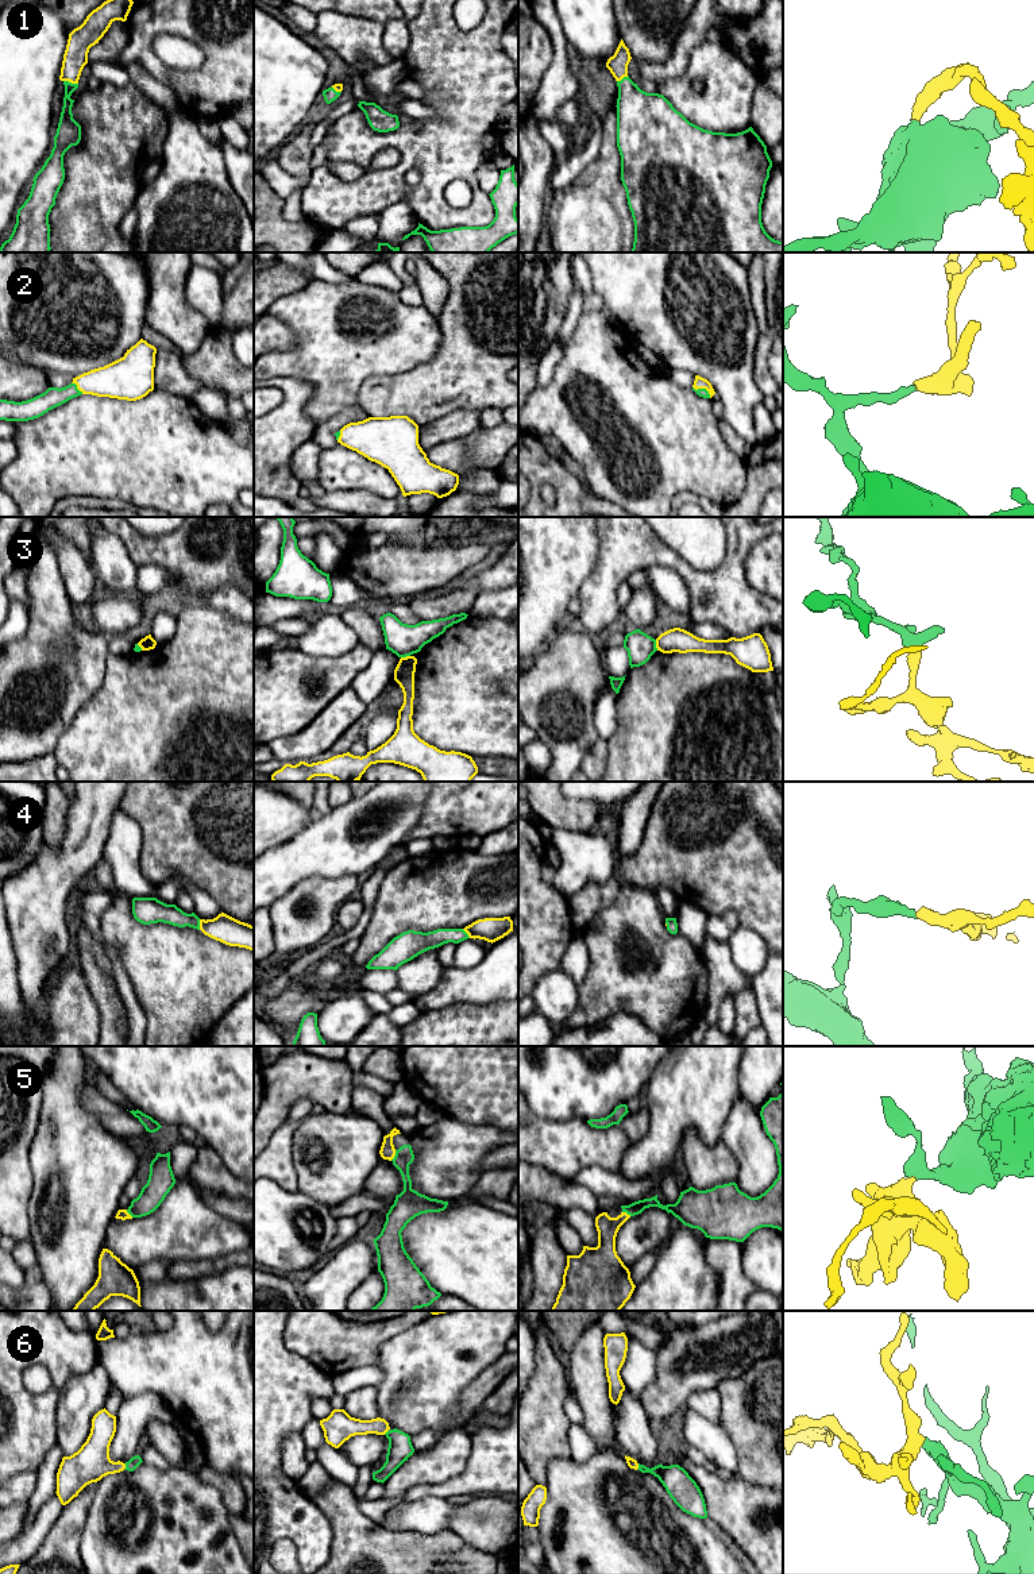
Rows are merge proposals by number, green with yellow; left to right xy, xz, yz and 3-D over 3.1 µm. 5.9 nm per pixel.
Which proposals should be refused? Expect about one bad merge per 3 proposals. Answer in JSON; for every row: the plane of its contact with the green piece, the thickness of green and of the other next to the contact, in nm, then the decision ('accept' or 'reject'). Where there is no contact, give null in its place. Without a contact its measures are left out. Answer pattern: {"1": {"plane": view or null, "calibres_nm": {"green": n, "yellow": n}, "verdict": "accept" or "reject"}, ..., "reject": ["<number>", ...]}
{"1": {"plane": "xy", "calibres_nm": {"green": 100, "yellow": 140}, "verdict": "accept"}, "2": {"plane": "yz", "calibres_nm": {"green": 50, "yellow": 70}, "verdict": "accept"}, "3": {"plane": "yz", "calibres_nm": {"green": 170, "yellow": 140}, "verdict": "reject"}, "4": {"plane": "xy", "calibres_nm": {"green": 120, "yellow": 160}, "verdict": "accept"}, "5": {"plane": "xz", "calibres_nm": {"green": 110, "yellow": 90}, "verdict": "accept"}, "6": {"plane": "xy", "calibres_nm": {"green": 70, "yellow": 220}, "verdict": "accept"}, "reject": ["3"]}

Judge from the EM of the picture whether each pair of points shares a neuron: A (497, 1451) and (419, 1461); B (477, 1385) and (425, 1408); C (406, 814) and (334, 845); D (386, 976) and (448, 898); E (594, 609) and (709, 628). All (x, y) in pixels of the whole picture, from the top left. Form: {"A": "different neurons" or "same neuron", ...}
{"A": "different neurons", "B": "different neurons", "C": "same neuron", "D": "different neurons", "E": "different neurons"}

